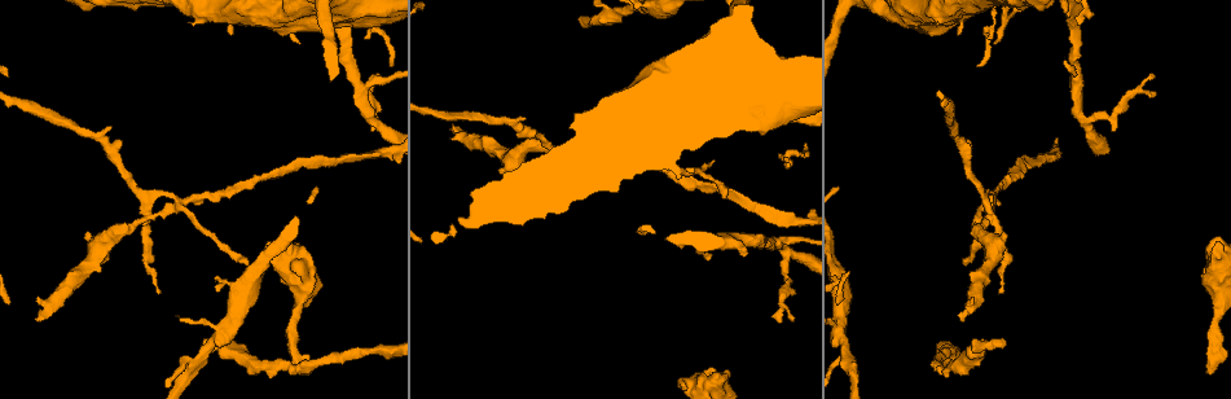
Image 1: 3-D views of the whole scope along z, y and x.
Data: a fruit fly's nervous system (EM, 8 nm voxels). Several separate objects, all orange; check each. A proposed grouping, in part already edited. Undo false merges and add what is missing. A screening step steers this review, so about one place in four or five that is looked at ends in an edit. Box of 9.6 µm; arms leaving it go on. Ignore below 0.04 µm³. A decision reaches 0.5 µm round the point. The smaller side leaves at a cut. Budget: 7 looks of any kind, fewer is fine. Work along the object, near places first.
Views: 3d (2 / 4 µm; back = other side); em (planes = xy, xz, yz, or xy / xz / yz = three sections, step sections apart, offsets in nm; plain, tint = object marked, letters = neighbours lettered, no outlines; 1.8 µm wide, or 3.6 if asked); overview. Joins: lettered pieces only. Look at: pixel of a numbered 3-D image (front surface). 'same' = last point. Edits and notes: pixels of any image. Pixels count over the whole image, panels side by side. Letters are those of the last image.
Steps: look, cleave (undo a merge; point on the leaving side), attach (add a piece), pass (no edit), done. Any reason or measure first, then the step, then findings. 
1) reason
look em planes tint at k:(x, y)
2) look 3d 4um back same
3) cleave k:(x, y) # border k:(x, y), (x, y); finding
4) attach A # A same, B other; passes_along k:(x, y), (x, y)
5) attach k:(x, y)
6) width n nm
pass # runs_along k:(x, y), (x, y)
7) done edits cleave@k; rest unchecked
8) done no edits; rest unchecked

branch stops here
look em 3.6um planes letters at 1:(1003, 341)

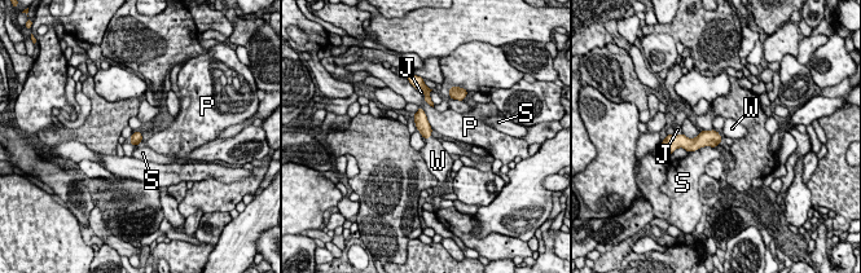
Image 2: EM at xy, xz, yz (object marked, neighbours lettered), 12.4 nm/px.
attach W # J other, P other, S other, W same; passes_along 2:(712, 139), (720, 136), (732, 128); the cell continues

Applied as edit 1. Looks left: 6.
redraw
look overview

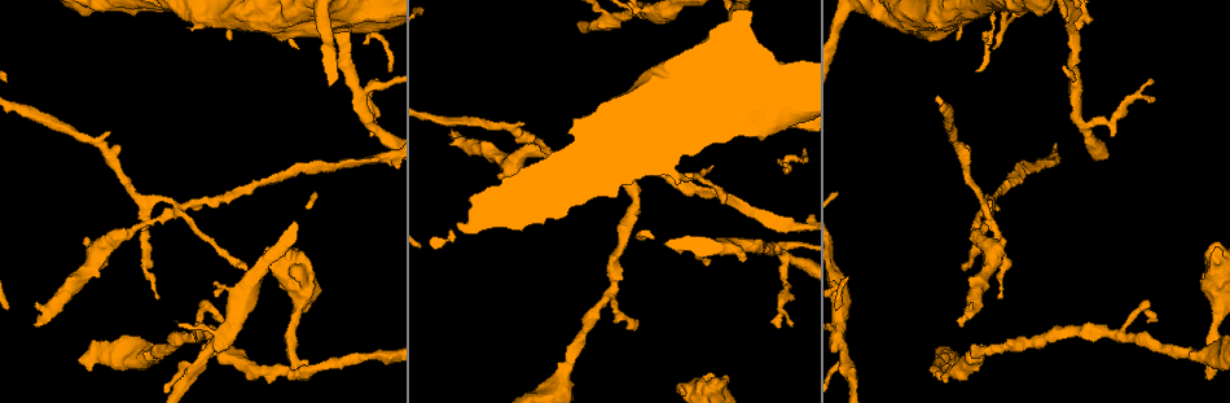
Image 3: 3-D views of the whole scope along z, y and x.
thin neck
look em xz step 8 tint at 3:(143, 223)

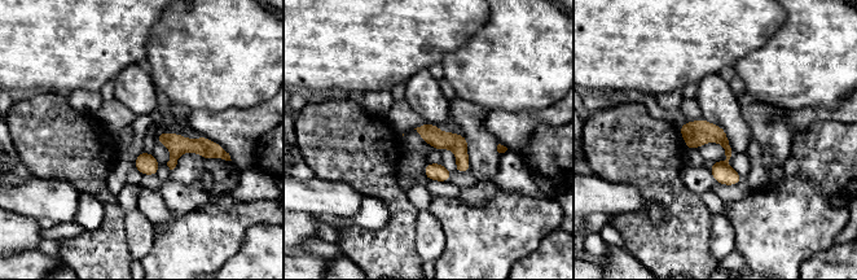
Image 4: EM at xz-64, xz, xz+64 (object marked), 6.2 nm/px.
cut it another way
look em planes tint same

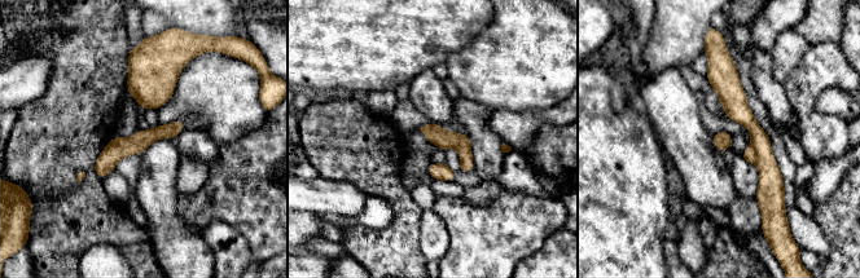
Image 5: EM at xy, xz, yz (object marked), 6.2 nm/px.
look em planes letters same

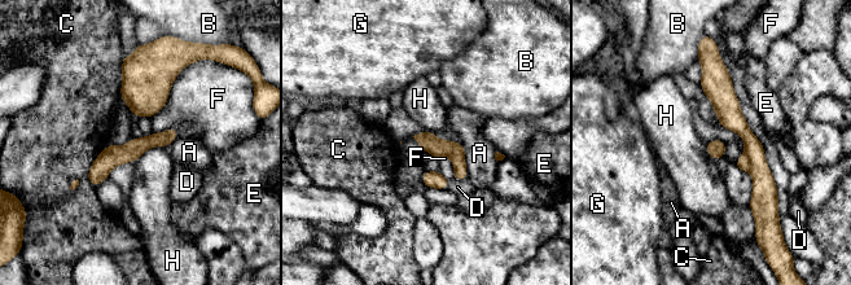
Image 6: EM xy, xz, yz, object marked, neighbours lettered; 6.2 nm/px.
cleave 6:(744, 162) # A other, B other, C other, D other, E other, F other, G other, H other; border 6:(745, 150), (749, 158), (749, 170); two cells meet here

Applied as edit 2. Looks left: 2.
done edits attach@2, cleave@6; rest unchecked

